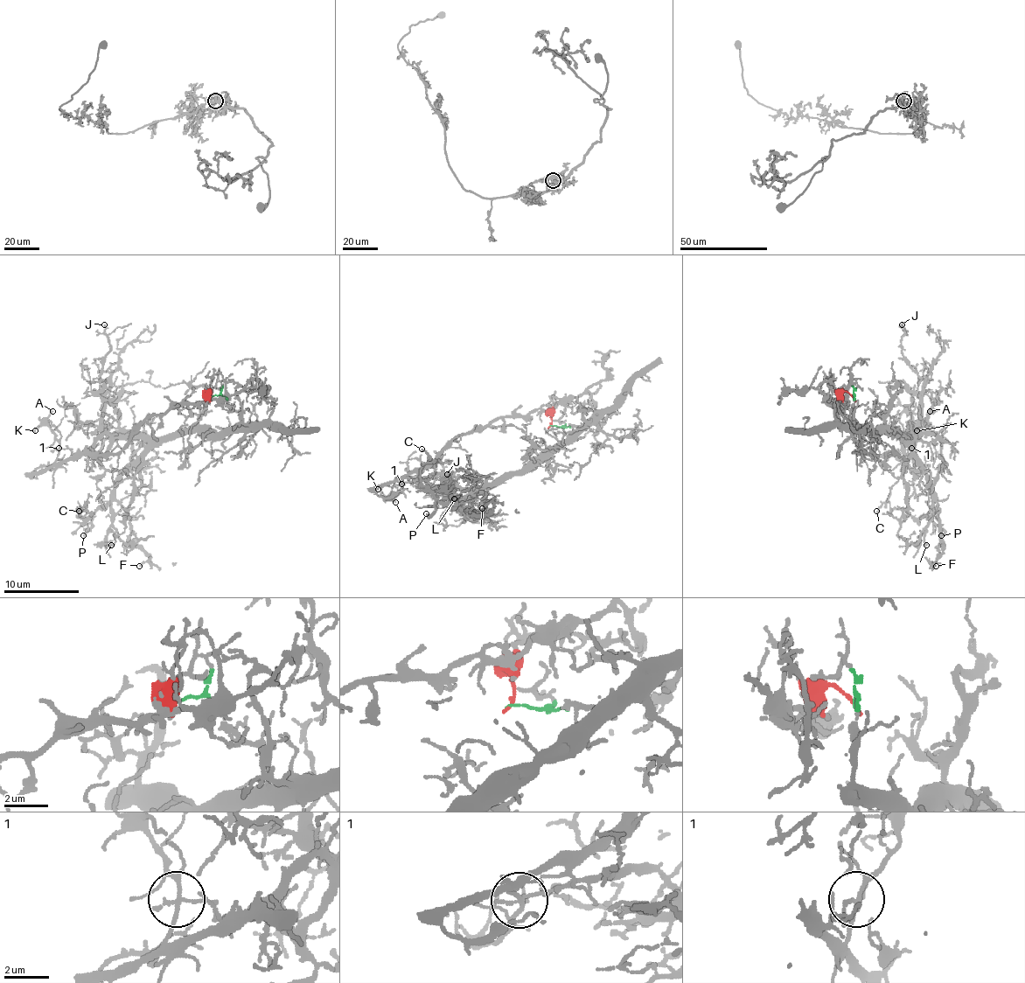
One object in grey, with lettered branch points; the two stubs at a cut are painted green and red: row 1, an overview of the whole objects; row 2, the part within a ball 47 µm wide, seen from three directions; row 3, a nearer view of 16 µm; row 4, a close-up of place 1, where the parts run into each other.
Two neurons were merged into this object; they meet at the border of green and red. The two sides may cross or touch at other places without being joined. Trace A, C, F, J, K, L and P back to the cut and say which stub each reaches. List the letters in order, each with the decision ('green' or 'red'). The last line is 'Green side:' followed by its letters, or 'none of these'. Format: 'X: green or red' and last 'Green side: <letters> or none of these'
A: red
C: green
F: green
J: green
K: red
L: green
P: green
Green side: C, F, J, L, P

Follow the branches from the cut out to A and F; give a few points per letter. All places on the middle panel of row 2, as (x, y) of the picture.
A: (551, 426), (551, 416), (538, 411), (498, 416), (467, 431), (401, 478), (390, 499), (395, 503)
F: (551, 426), (585, 426), (538, 460), (505, 473), (457, 503), (477, 514), (487, 514), (493, 505), (482, 508)

